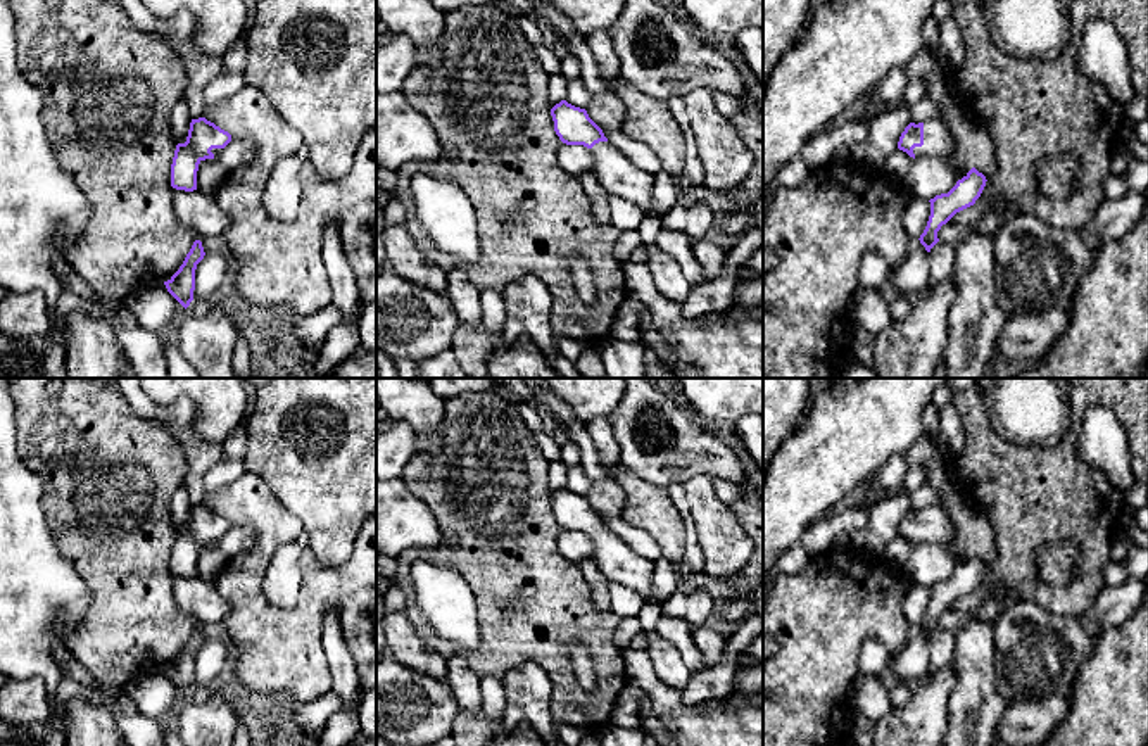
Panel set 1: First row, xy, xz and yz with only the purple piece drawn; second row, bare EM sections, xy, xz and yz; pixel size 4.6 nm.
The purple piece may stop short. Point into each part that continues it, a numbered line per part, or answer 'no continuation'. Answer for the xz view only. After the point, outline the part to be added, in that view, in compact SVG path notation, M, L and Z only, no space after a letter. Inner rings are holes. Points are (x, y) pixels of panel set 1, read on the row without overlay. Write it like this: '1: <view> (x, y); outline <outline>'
1: xz (618, 563); outline M609 528L596 530L590 539L594 544L592 560L609 582L621 584L639 592L647 599L647 603L663 603L653 585L654 561L649 561L634 553Z

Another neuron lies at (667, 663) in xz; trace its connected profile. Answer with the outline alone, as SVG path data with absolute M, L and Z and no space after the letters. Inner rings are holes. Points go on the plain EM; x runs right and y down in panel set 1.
M647 632L647 654L654 675L666 686L684 691L692 670L684 663L678 649L670 641L663 639L658 632Z

